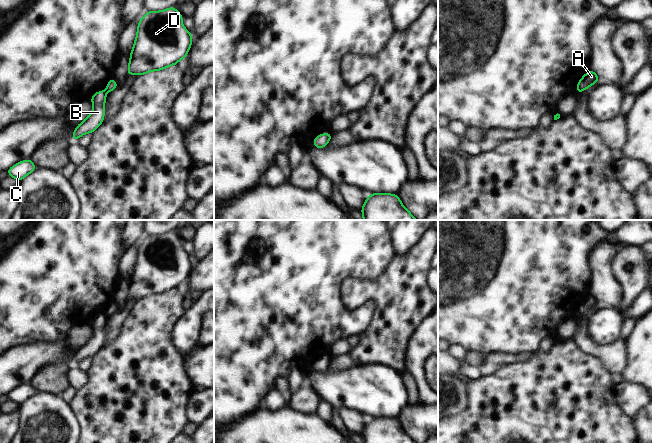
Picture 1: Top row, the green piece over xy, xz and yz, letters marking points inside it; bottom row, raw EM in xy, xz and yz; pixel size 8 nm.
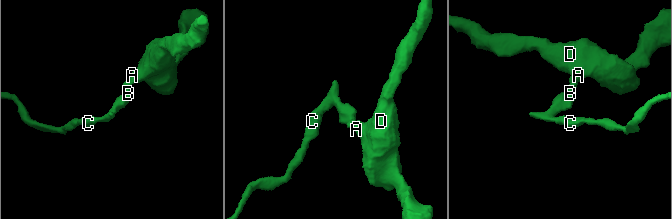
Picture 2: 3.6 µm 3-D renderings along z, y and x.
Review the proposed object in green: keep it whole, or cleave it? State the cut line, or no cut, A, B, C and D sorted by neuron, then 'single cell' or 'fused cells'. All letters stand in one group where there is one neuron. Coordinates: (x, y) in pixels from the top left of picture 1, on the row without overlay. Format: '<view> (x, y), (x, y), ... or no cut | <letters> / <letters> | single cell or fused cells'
xz (329, 358), (330, 361) | A D / B C | fused cells

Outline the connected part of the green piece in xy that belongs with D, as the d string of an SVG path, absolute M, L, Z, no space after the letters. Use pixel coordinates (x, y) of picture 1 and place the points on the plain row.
M169 231L163 235L148 235L140 243L127 300L160 295L177 289L188 279L193 262L183 250L183 242L175 231Z

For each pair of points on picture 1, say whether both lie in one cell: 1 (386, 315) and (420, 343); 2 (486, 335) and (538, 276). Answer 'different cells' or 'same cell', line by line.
1: different cells
2: same cell

